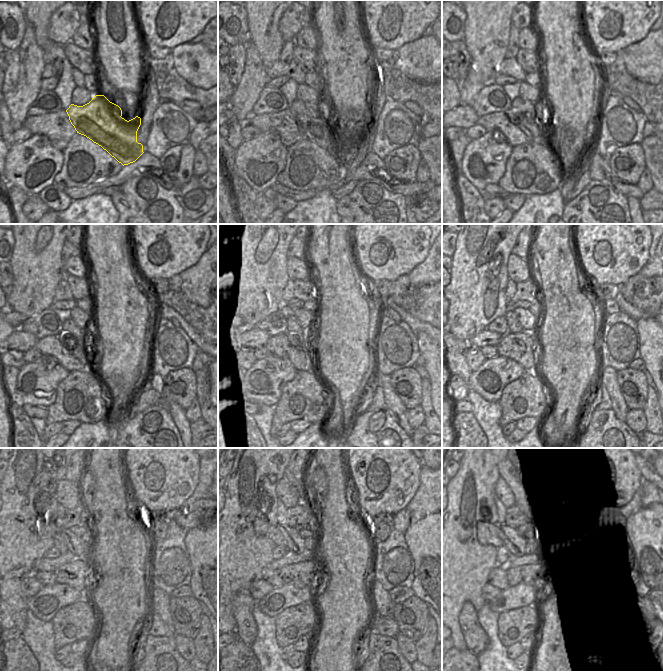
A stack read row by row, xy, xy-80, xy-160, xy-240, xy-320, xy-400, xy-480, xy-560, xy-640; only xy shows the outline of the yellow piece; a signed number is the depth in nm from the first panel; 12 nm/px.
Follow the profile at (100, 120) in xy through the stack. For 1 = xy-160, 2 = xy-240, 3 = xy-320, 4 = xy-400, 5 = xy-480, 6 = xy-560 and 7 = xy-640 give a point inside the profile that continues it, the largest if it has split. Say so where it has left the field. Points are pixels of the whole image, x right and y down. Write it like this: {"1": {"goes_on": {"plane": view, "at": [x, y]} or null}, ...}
{"1": {"goes_on": {"plane": "xy-160", "at": [533, 121]}}, "2": {"goes_on": {"plane": "xy-240", "at": [69, 326]}}, "3": {"goes_on": {"plane": "xy-320", "at": [292, 324]}}, "4": {"goes_on": {"plane": "xy-400", "at": [513, 323]}}, "5": {"goes_on": {"plane": "xy-480", "at": [59, 542]}}, "6": {"goes_on": {"plane": "xy-560", "at": [261, 527]}}, "7": {"goes_on": {"plane": "xy-640", "at": [487, 534]}}}

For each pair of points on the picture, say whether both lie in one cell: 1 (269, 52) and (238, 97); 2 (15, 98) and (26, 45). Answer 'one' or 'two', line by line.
1: two
2: one

